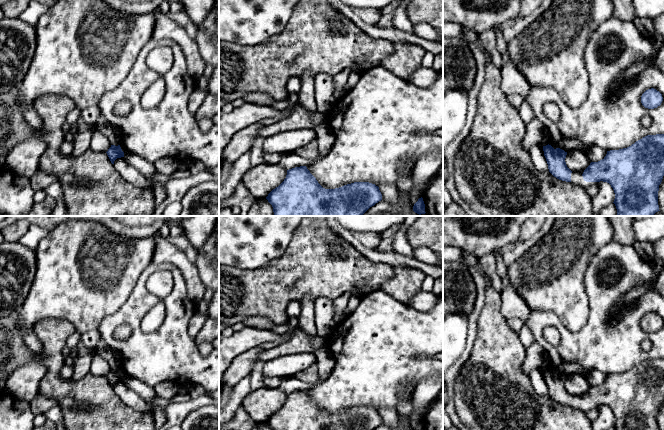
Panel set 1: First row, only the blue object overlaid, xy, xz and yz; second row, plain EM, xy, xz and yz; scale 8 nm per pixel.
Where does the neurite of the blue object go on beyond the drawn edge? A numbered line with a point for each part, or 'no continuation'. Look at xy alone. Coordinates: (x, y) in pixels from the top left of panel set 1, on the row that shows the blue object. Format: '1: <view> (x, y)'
no continuation

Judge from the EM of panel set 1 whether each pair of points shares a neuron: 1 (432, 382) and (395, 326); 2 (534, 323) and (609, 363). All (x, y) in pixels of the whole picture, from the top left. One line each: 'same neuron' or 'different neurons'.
1: different neurons
2: same neuron

